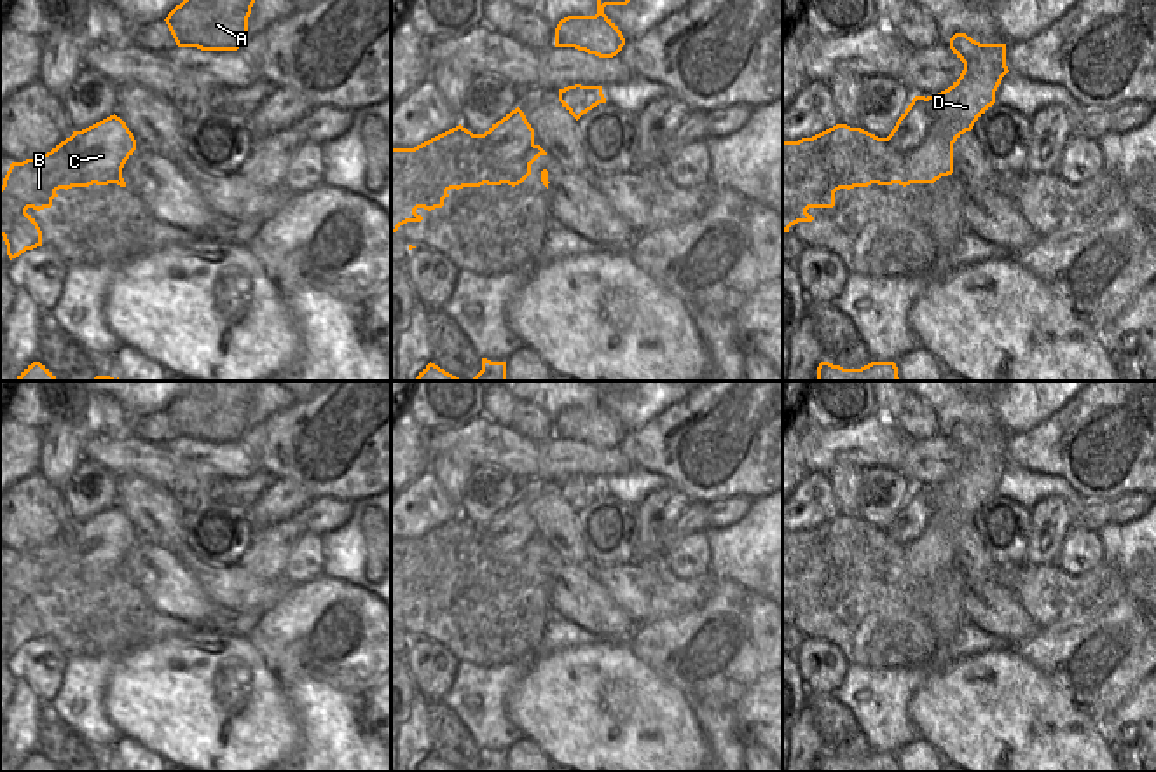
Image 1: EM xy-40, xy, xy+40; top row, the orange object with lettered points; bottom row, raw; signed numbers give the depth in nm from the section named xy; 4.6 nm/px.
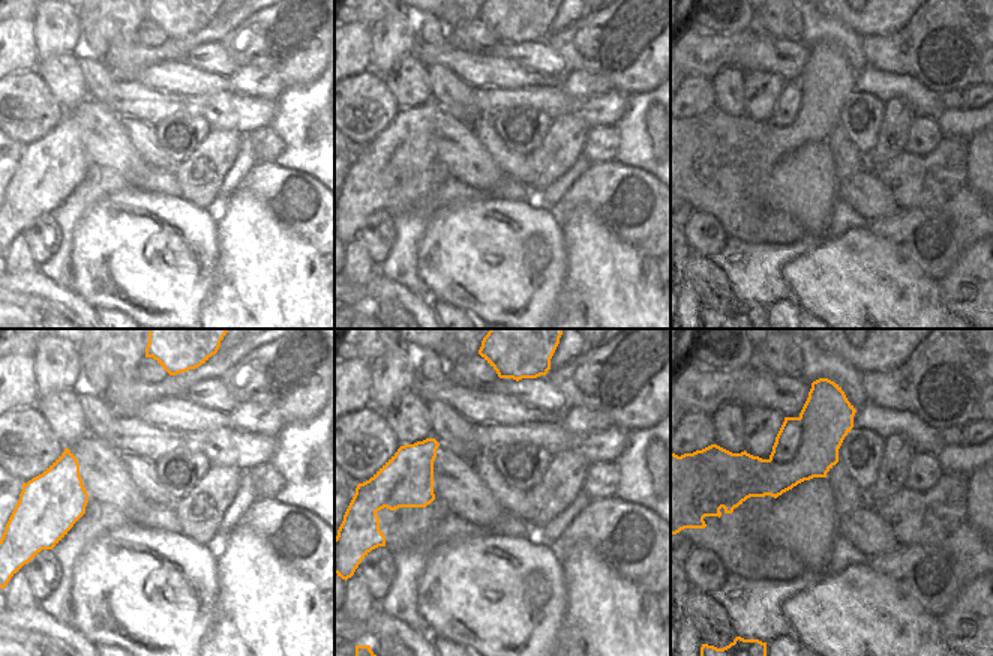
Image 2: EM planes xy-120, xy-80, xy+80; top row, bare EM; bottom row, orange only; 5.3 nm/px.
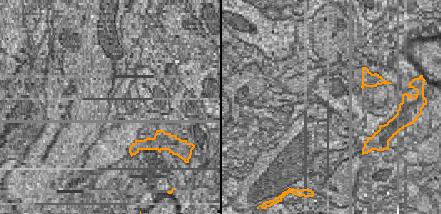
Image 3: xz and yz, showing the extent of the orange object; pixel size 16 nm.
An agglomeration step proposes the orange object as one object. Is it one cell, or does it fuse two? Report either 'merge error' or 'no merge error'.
merge error

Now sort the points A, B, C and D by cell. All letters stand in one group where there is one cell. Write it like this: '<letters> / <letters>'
A B D / C

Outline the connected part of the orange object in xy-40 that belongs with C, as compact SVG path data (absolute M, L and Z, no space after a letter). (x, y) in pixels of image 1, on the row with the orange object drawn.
M115 114L82 131L73 131L72 136L73 150L84 168L103 180L120 178L126 161L136 150L133 133Z

